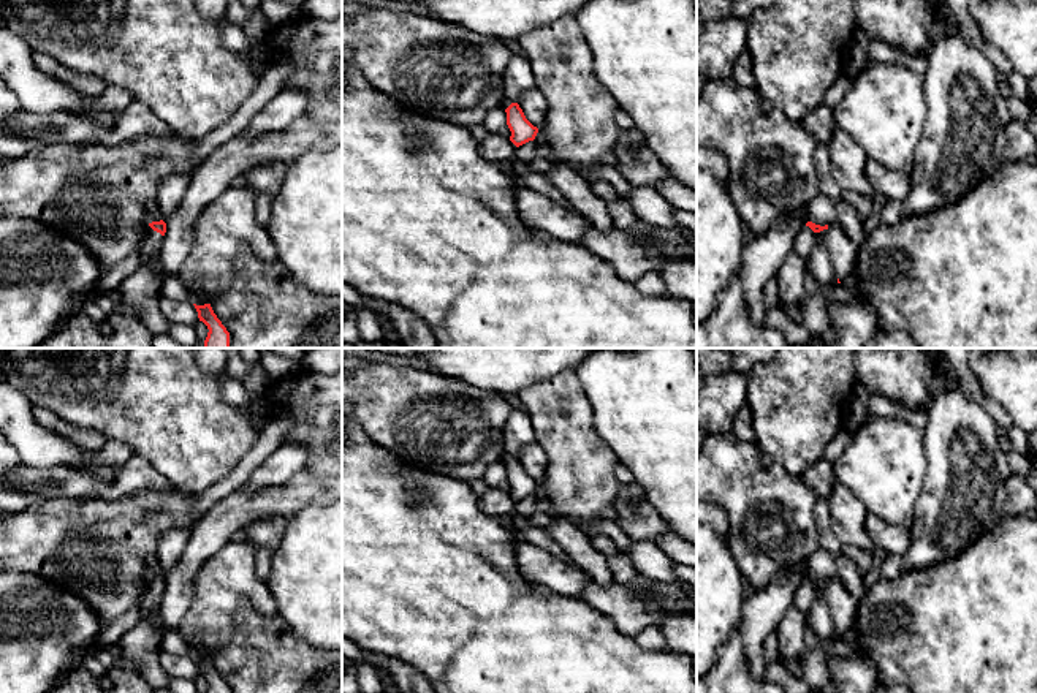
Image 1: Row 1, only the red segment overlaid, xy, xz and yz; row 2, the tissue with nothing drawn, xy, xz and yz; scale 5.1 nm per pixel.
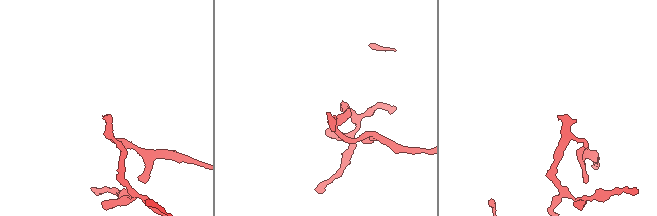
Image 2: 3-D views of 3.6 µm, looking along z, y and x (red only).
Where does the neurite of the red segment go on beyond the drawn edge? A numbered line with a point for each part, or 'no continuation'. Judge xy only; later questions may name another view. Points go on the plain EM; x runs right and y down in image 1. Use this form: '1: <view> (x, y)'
1: xy (152, 594)

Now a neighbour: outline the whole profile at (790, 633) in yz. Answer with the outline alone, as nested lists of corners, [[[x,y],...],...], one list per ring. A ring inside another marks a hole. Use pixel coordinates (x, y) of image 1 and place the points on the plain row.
[[[792,604],[776,630],[779,663],[795,677],[803,674],[807,623],[807,614]]]

